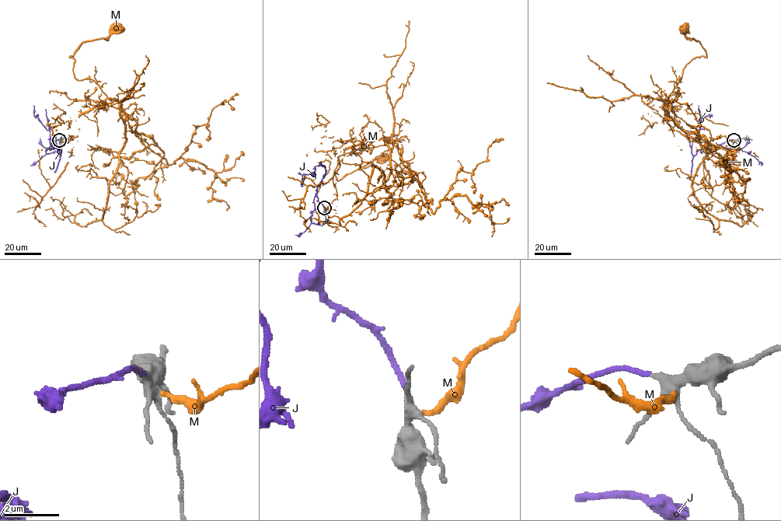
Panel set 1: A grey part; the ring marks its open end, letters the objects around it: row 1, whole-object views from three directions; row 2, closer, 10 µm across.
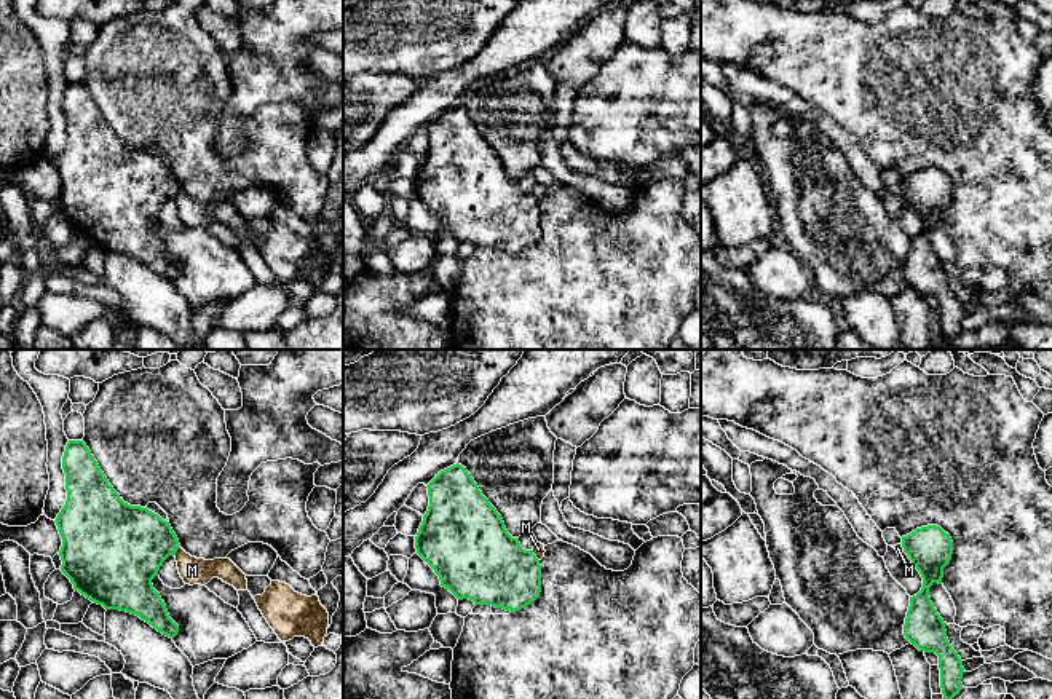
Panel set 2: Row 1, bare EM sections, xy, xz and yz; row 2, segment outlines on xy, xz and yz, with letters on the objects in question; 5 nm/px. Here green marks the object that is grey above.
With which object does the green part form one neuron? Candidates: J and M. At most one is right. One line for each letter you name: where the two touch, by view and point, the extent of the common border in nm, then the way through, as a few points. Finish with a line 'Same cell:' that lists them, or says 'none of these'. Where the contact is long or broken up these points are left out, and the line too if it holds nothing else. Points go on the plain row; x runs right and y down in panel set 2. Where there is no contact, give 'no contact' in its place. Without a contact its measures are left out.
J: no contact
Same cell: J

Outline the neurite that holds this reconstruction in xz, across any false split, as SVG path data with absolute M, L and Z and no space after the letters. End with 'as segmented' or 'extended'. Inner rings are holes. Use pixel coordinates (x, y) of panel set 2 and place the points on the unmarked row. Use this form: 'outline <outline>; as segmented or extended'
outline M461 107L428 128L429 148L415 179L417 196L458 243L519 254L541 235L541 207L512 180Z; as segmented

